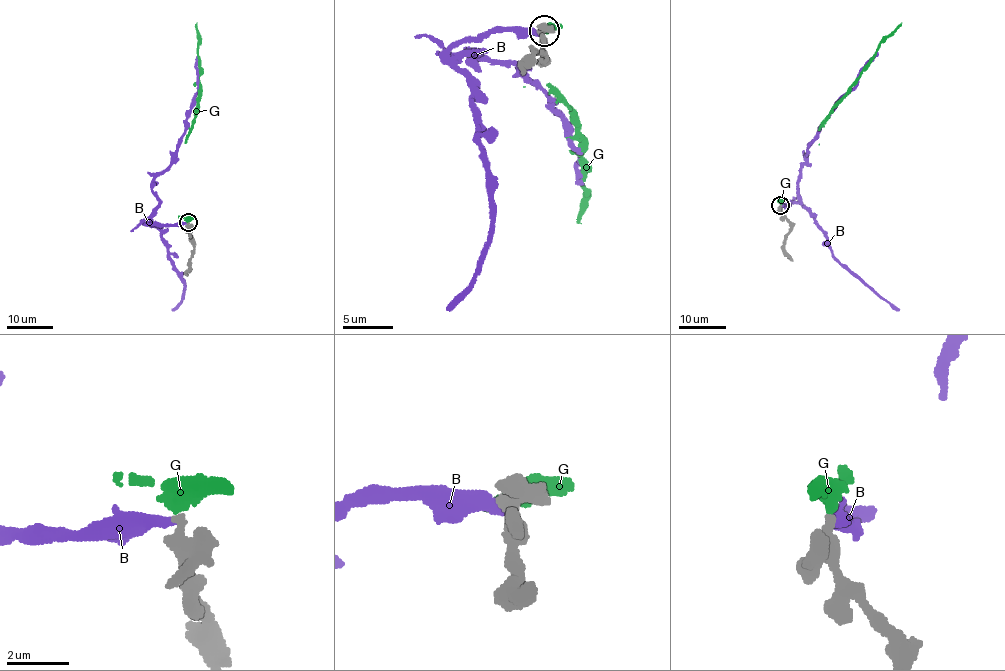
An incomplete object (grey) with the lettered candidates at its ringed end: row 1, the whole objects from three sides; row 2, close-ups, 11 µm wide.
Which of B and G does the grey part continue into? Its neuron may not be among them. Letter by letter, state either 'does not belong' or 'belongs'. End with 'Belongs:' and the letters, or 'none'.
B: does not belong
G: does not belong
Belongs: none

